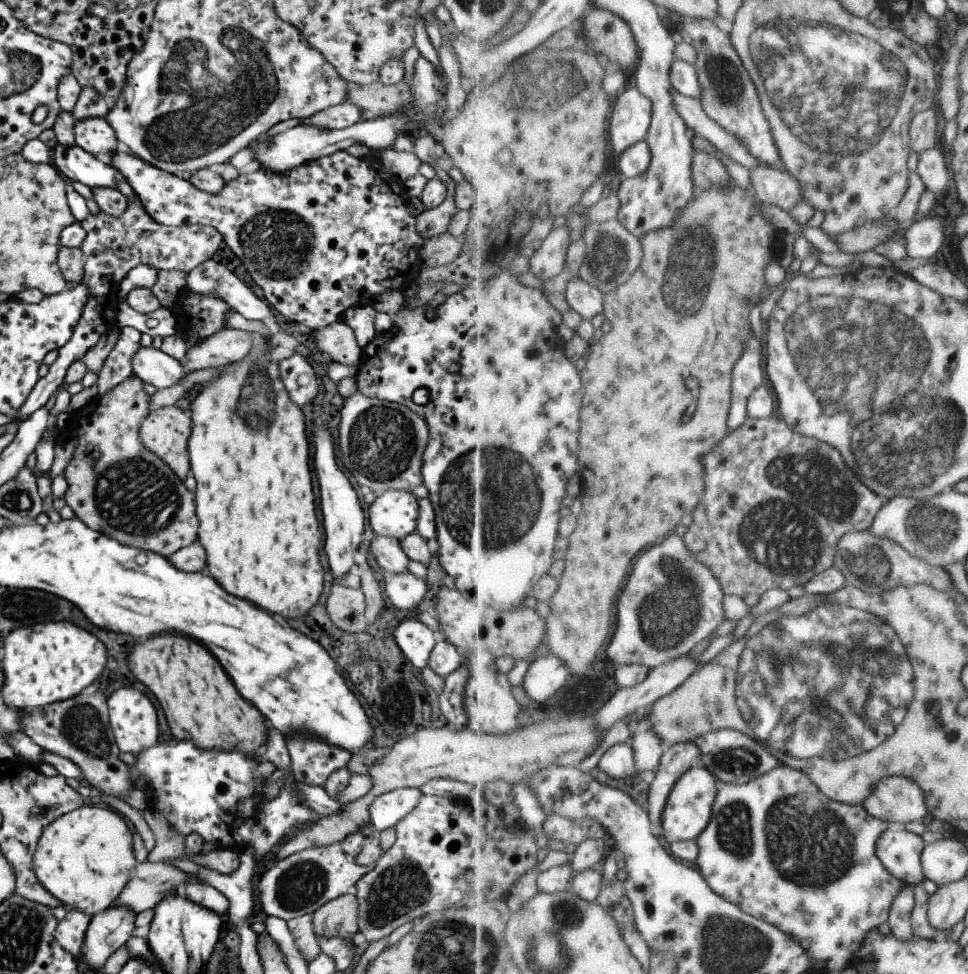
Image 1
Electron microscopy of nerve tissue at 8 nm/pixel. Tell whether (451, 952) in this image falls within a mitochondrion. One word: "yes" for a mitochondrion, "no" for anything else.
yes

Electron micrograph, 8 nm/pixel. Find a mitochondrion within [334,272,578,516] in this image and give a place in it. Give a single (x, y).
(382, 442)

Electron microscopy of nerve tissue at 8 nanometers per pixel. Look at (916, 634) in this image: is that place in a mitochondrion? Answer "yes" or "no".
no

